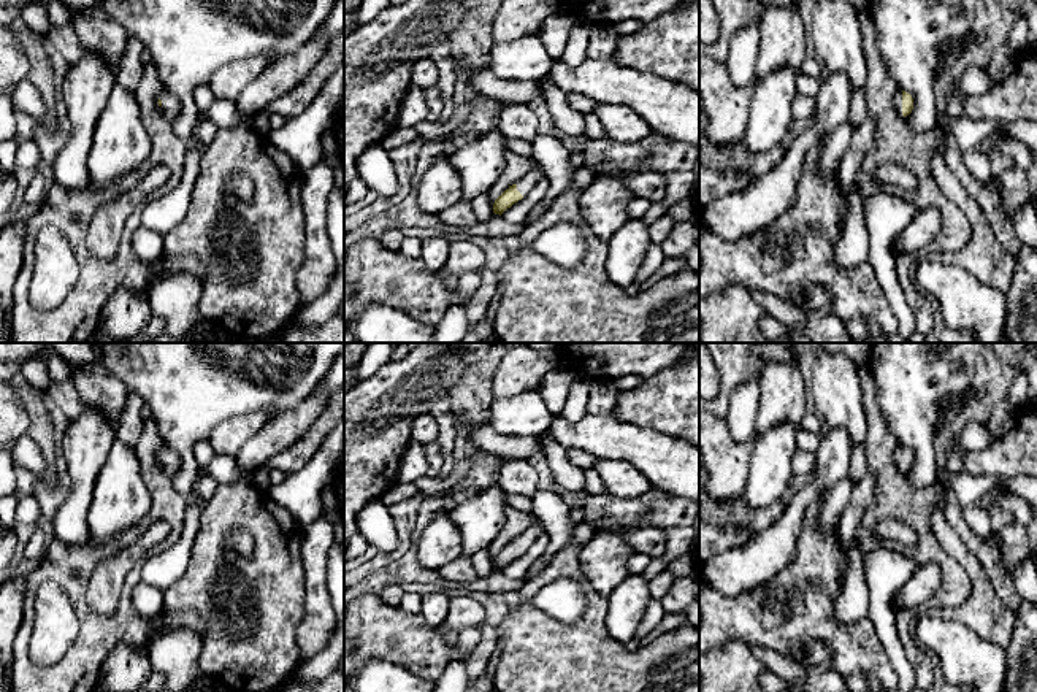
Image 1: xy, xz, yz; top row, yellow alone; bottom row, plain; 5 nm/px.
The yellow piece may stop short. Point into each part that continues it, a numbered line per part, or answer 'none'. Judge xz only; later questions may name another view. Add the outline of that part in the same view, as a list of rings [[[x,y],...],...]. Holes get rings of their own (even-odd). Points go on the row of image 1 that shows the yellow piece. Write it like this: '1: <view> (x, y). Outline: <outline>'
1: xz (536, 173). Outline: [[[534,162],[533,168],[517,183],[517,190],[525,197],[542,178],[545,178],[545,173]]]

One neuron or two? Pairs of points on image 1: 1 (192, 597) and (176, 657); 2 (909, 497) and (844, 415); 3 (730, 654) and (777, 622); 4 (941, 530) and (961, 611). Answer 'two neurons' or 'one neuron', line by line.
1: two neurons
2: two neurons
3: two neurons
4: one neuron

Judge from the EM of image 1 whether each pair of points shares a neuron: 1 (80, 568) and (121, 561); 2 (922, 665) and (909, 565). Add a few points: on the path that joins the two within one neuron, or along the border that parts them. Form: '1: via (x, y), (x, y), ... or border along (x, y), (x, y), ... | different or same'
1: border along (118, 551), (107, 556), (92, 572), (86, 602) | different
2: border along (896, 613), (898, 635), (915, 675) | different

